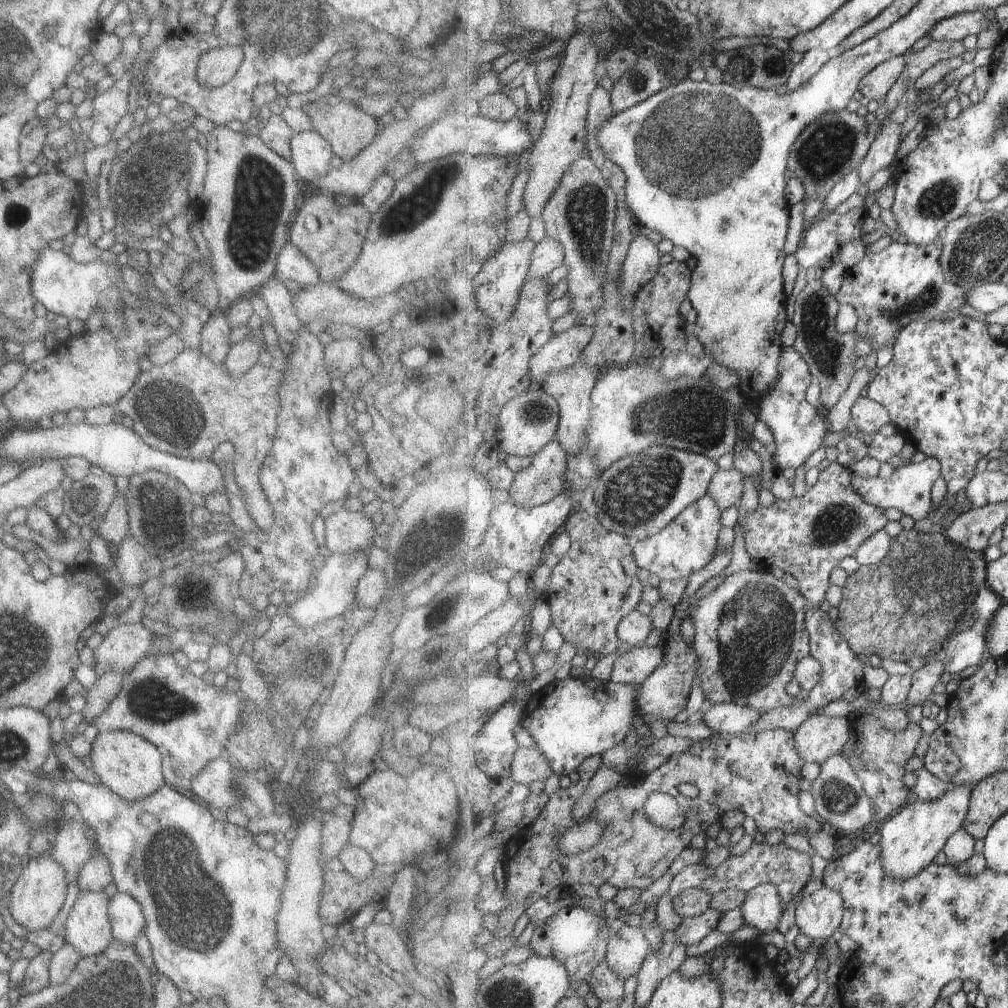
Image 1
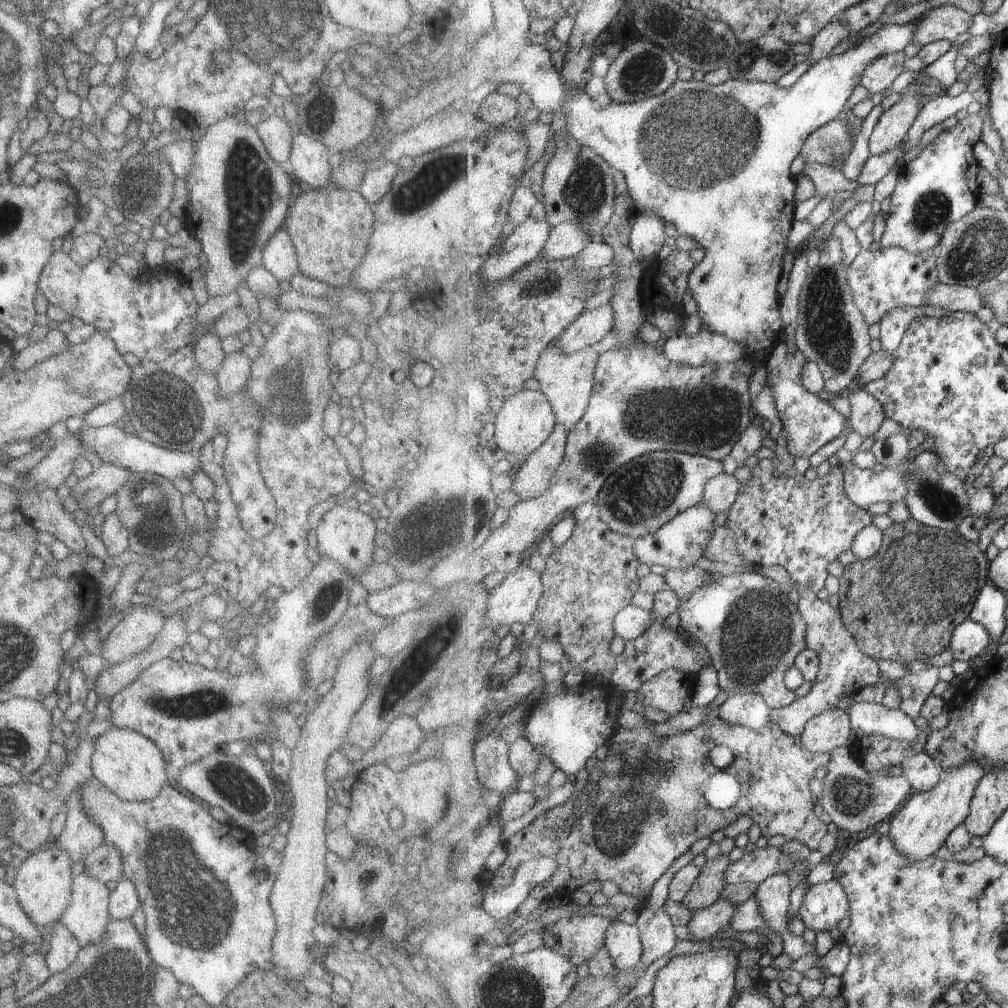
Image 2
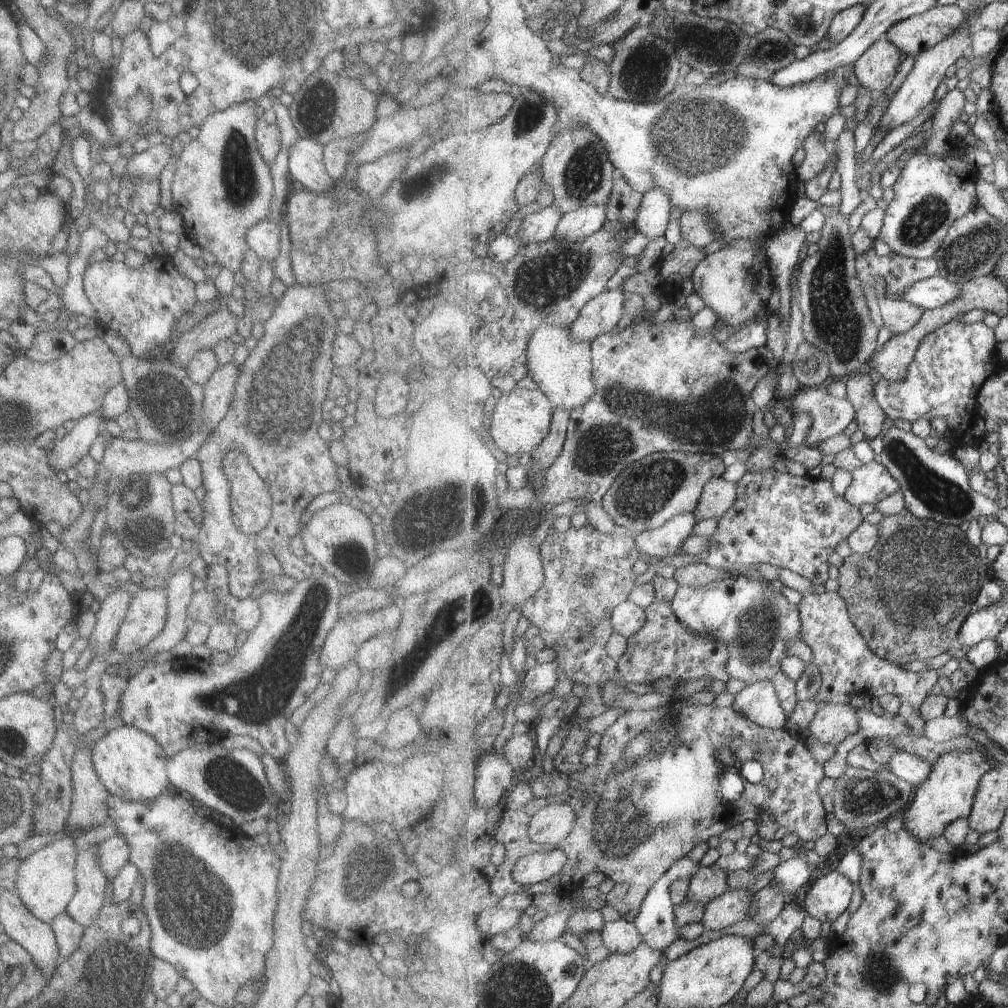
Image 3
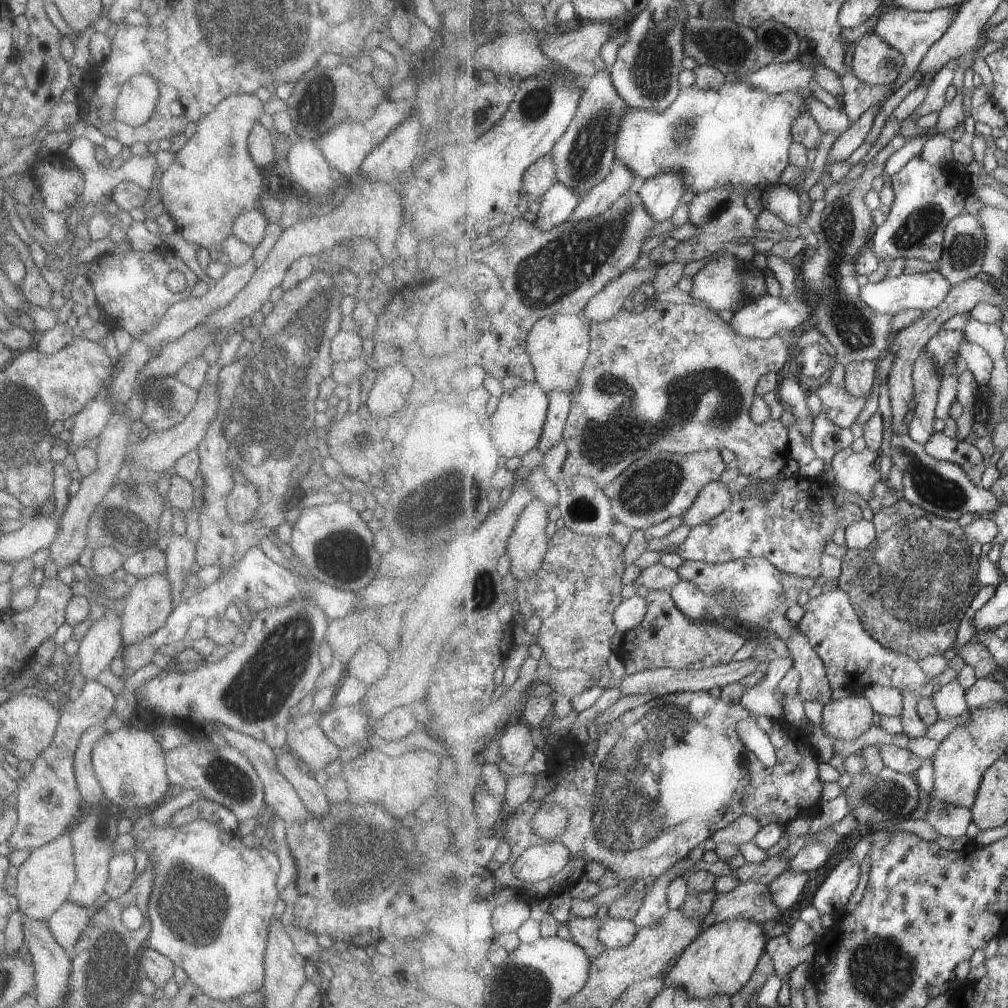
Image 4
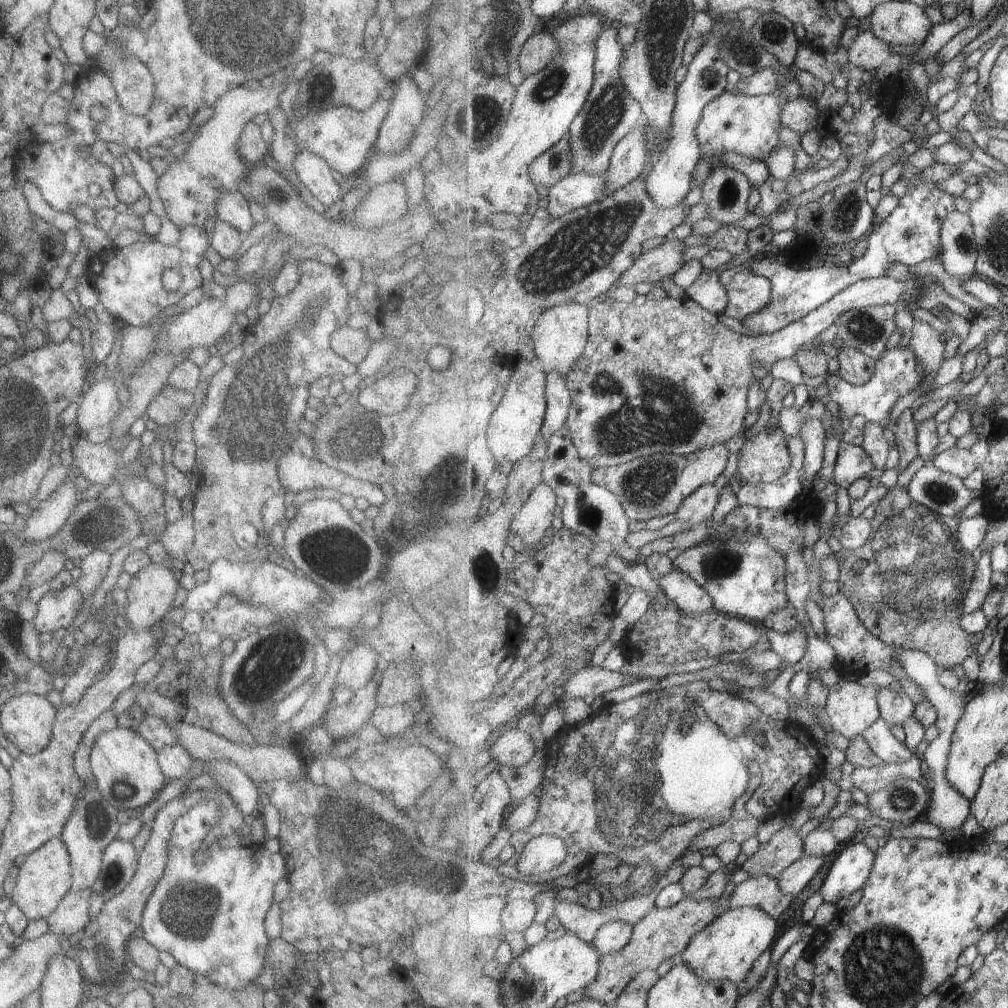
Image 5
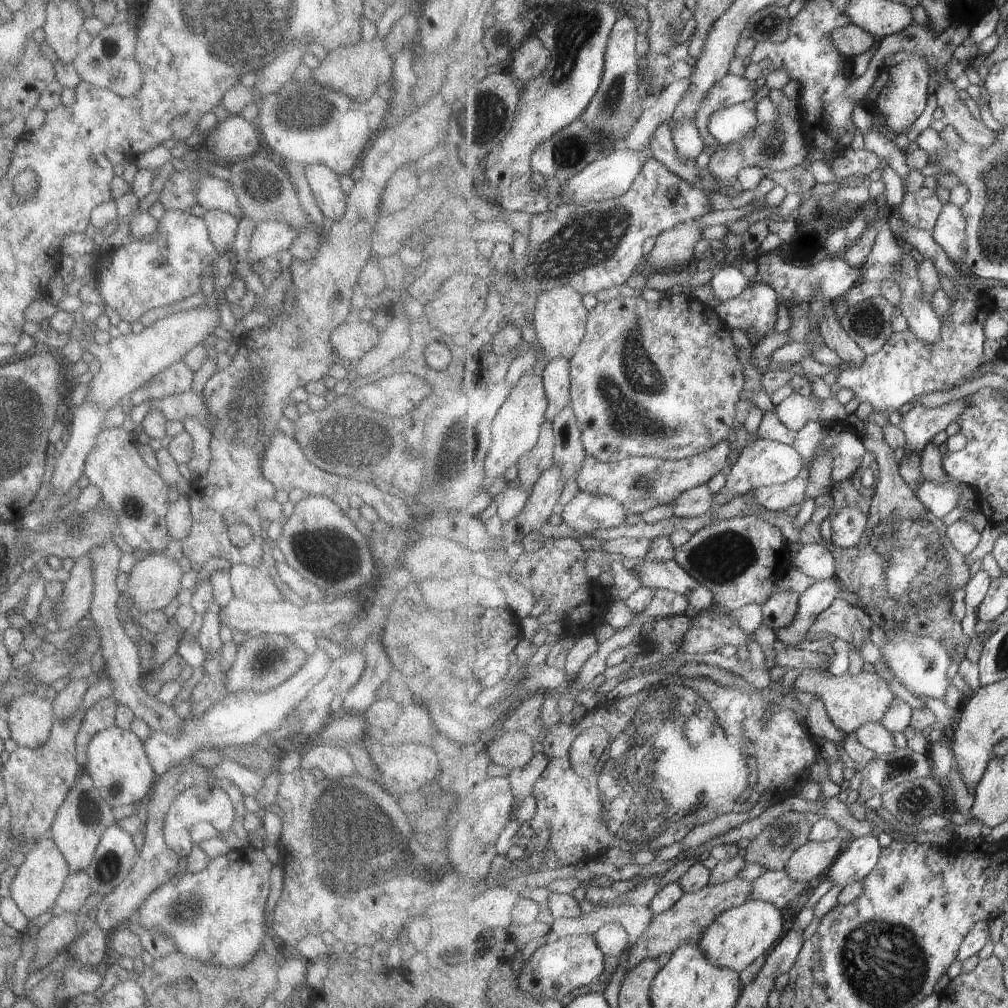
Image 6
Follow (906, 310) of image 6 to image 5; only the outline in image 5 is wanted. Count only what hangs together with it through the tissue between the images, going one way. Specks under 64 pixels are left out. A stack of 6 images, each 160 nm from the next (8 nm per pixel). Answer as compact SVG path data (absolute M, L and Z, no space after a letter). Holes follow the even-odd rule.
M916 320L914 337L908 346L917 355L919 368L925 376L921 386L928 384L945 362L946 344L941 340L942 334L930 324Z

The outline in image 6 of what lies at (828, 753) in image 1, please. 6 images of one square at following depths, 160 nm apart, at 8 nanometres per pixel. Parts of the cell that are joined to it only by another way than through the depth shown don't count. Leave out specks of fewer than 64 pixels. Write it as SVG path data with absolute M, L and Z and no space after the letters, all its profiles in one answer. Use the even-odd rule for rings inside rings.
M879 669L871 673L861 670L856 675L849 672L843 676L830 674L827 690L819 697L823 700L833 723L847 735L857 733L859 728L869 723L882 722L885 714L888 714L898 699L895 692L891 692L887 680L879 675Z

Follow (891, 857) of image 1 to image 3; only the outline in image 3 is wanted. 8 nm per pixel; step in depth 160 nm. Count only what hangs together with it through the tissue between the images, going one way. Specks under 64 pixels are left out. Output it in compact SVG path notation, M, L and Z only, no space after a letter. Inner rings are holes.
M971 750L963 753L949 752L939 758L927 782L916 789L910 807L901 816L906 829L920 841L928 843L931 838L943 835L949 824L968 819L980 788L981 779L991 770L989 760L981 752Z

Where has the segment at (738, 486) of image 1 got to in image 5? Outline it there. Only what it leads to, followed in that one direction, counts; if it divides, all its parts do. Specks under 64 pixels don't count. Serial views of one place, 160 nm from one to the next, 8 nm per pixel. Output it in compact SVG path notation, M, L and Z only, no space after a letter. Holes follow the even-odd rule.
M713 484L701 486L676 512L678 520L681 523L688 522L692 527L711 521L713 512L719 504L719 498L721 498L721 491Z

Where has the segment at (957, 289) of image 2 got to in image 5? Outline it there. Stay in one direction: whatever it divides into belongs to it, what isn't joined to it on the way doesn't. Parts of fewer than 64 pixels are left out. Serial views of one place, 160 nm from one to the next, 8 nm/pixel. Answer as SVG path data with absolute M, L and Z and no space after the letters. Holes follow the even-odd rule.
M911 275L907 280L896 279L889 276L879 277L878 279L860 280L849 286L849 288L842 290L837 296L834 296L829 300L829 302L816 308L813 312L810 312L804 319L791 323L780 331L766 335L749 335L735 332L735 330L723 326L717 314L707 310L704 306L697 304L693 299L676 299L666 296L660 300L650 300L640 306L635 306L632 302L627 303L609 295L603 303L594 303L589 307L590 335L586 344L586 349L575 363L575 366L567 374L566 385L568 386L568 389L572 391L572 405L570 406L566 427L572 434L574 445L577 447L582 459L585 462L588 462L594 469L623 465L633 459L649 458L652 454L657 453L673 453L676 455L689 456L697 451L715 445L727 444L731 438L741 435L747 429L745 426L745 419L750 411L749 406L747 406L747 396L749 396L752 384L756 381L755 376L753 376L753 364L755 364L755 362L759 362L763 367L771 368L778 360L793 359L801 347L804 347L807 343L811 343L824 330L827 330L831 324L835 324L835 321L844 312L851 309L876 307L877 305L895 305L902 301L907 302L907 304L914 303L916 297L919 297L919 294L921 294L923 281L924 279L915 275ZM775 420L745 440L734 473L739 475L741 485L775 482L791 468L793 459L787 437Z

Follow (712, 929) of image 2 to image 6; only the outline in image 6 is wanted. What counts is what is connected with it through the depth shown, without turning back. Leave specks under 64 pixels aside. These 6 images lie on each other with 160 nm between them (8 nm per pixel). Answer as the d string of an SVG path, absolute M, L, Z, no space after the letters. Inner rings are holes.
M786 870L765 871L753 881L753 892L750 899L773 902L779 908L785 908L809 882L795 882L789 877Z

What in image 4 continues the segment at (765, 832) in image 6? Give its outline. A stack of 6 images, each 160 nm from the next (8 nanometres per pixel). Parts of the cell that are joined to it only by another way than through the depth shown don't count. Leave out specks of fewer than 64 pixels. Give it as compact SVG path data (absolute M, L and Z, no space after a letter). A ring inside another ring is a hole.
M781 854L765 859L762 863L745 862L742 867L732 871L731 876L740 883L755 881L770 885L777 877L788 870L789 859L783 859Z

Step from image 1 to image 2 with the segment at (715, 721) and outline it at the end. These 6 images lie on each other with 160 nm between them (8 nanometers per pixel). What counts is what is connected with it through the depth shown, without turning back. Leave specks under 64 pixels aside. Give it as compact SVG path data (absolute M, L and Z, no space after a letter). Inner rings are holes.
M748 692L728 696L715 710L715 716L732 725L741 725L759 731L771 721L771 709L761 695Z

